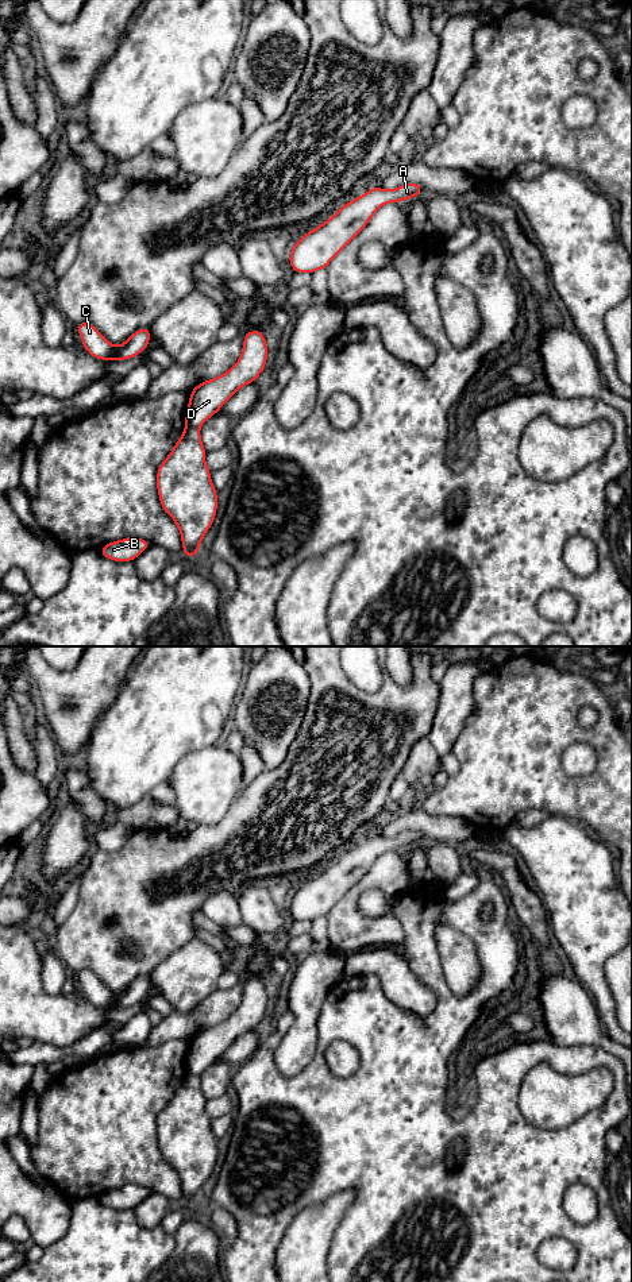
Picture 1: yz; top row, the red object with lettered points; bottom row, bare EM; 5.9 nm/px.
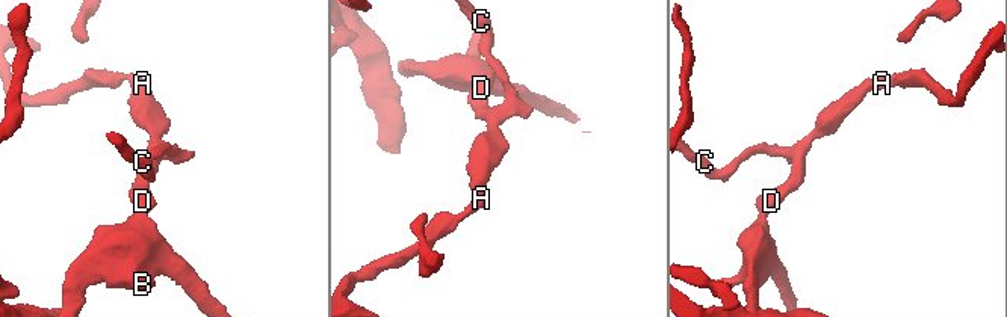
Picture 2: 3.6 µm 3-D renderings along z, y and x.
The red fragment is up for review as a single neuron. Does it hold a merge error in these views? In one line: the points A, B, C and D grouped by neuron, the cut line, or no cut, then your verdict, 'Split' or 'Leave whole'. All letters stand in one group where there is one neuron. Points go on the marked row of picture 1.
Groups: A C D / B. Split along yz (187, 423), (199, 428). Split

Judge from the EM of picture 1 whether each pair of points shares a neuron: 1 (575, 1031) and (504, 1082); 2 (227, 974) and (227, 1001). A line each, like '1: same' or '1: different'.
1: different
2: different

